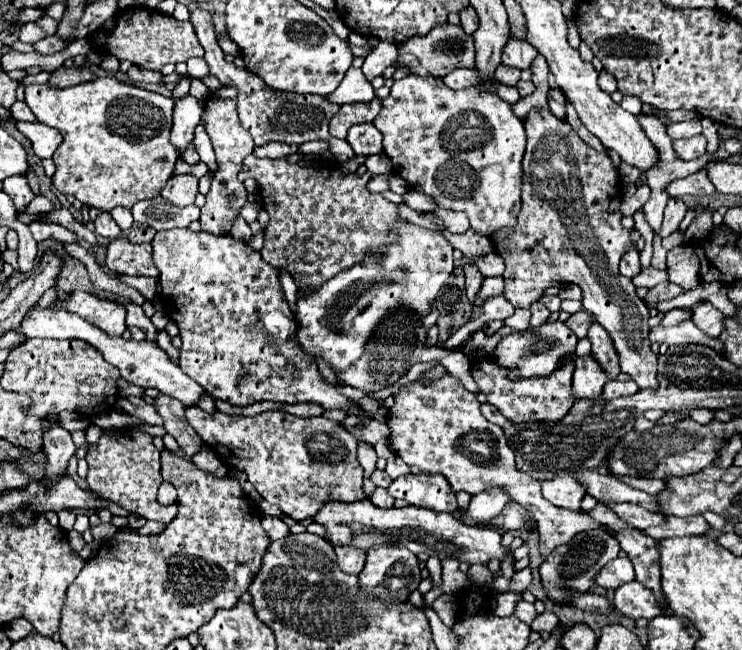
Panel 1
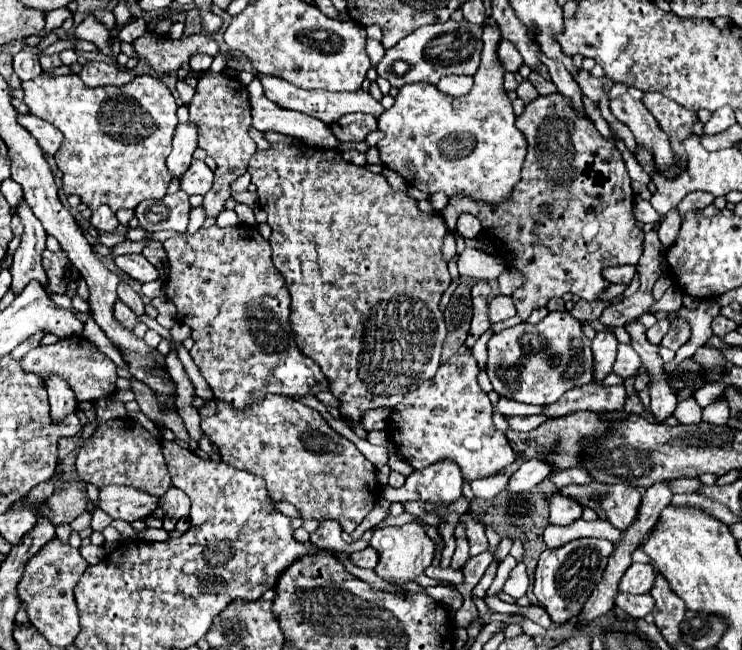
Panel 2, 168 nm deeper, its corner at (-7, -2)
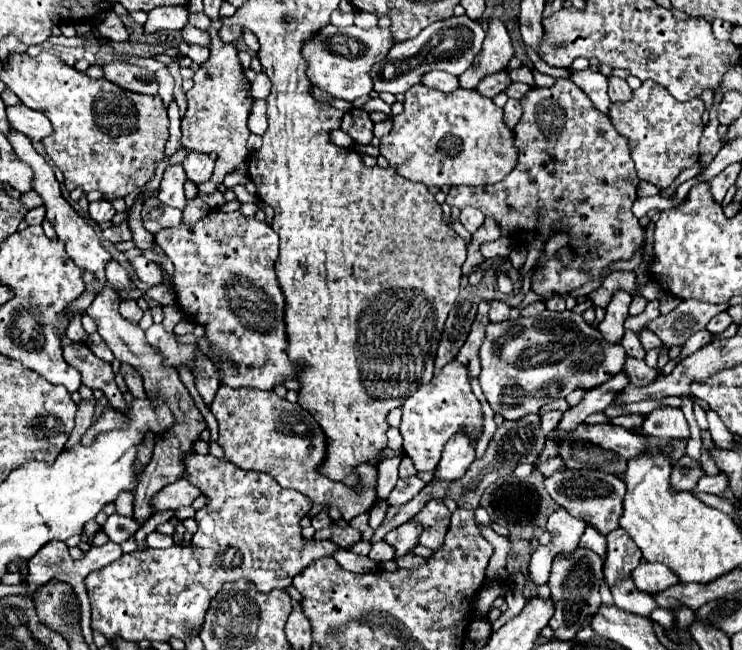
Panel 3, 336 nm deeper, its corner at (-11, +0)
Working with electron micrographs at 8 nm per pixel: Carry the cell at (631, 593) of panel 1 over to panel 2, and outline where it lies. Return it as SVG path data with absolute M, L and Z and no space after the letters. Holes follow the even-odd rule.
M620 592L614 600L614 604L618 608L622 608L626 614L634 616L634 618L644 618L646 614L650 614L654 610L654 598L650 594L624 594Z

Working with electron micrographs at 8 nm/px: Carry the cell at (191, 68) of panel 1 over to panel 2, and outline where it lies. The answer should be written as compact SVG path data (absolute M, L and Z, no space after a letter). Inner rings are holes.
M194 54L190 58L190 68L194 72L204 72L210 68L210 64L212 64L212 56L208 56L208 54Z

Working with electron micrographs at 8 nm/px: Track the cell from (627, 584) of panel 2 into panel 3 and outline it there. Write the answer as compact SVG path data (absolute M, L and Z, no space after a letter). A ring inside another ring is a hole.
M650 562L636 566L632 572L632 578L636 586L648 594L666 590L668 586L674 586L680 582L676 580L676 574L672 574L670 568L664 568L664 564L650 564Z

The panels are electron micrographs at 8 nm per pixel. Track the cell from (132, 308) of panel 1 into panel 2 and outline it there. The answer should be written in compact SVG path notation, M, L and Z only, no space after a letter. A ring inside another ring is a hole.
M120 284L120 286L118 286L118 298L120 298L126 306L130 306L134 314L138 314L138 320L140 320L140 316L144 316L144 302L142 302L140 294L138 294L136 290L132 290L128 284Z

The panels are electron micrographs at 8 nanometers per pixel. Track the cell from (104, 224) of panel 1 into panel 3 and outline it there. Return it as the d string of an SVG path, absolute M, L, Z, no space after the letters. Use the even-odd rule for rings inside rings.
M100 200L100 202L90 202L90 218L94 222L110 222L112 216L116 214L116 210L112 208L112 204L108 200Z

